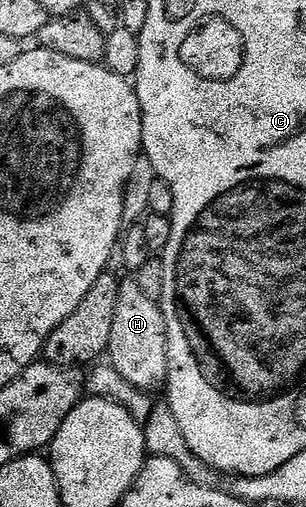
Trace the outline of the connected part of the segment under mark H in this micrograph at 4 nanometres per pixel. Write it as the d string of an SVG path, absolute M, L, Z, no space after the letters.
M128 278L118 290L118 306L114 310L114 330L110 330L110 342L106 353L111 367L126 378L126 382L141 391L156 394L168 383L168 331L166 318L159 303L148 300L135 279Z

